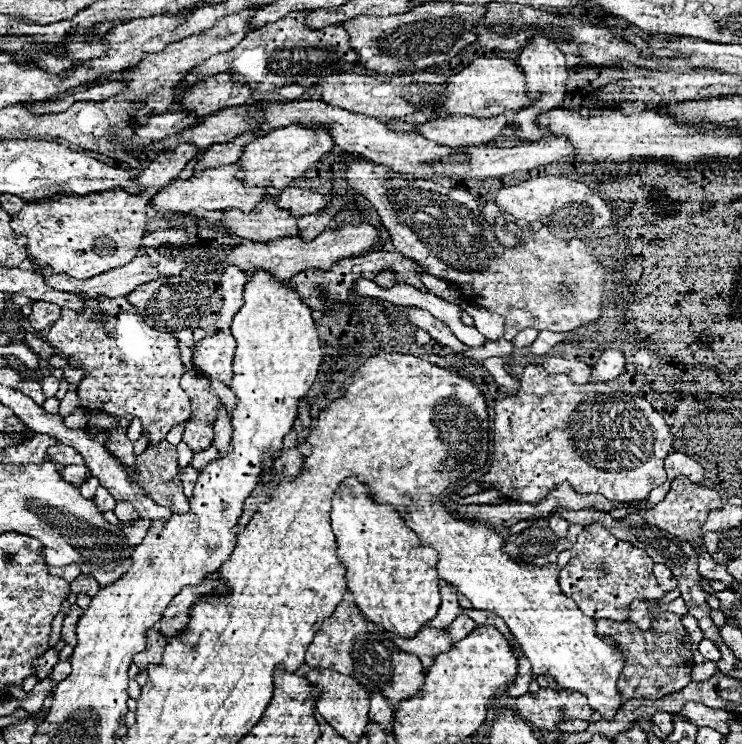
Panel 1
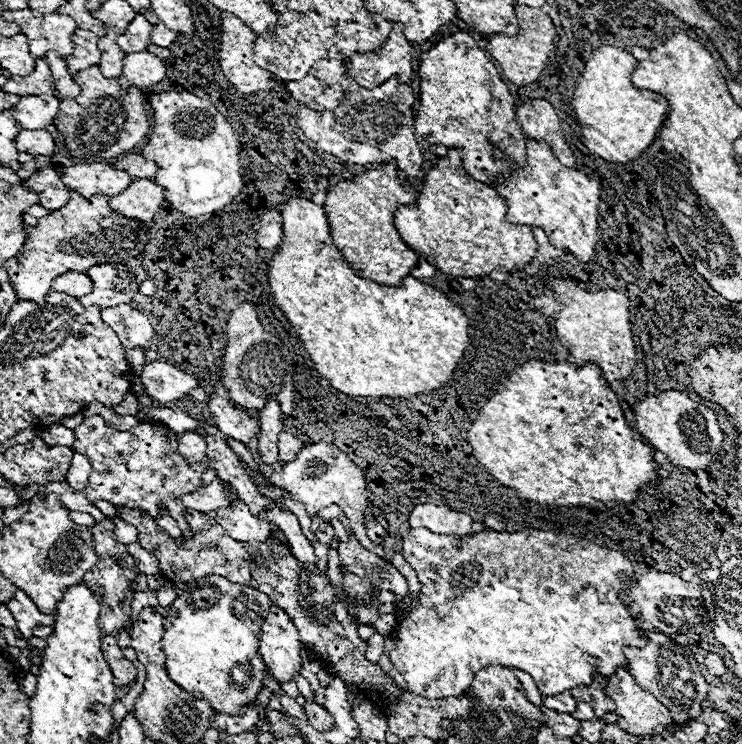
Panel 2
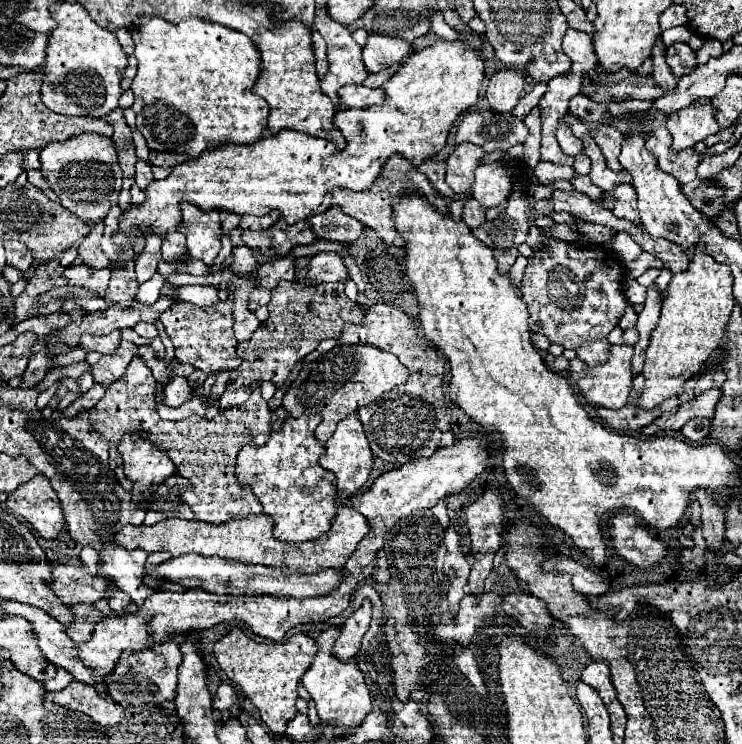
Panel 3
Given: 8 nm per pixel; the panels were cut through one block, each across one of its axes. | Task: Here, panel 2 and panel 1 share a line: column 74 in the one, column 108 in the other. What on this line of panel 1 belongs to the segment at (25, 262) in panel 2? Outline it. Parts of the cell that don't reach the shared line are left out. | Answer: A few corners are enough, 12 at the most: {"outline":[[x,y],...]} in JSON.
{"outline":[[56,192],[12,216],[34,268],[136,258],[148,196]]}

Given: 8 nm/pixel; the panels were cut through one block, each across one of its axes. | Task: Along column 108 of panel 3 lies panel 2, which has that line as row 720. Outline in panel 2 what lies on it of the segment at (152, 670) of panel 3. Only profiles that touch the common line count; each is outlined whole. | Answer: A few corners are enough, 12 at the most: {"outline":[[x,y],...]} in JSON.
{"outline":[[664,634],[624,650],[638,686],[698,720],[708,684],[690,648]]}

